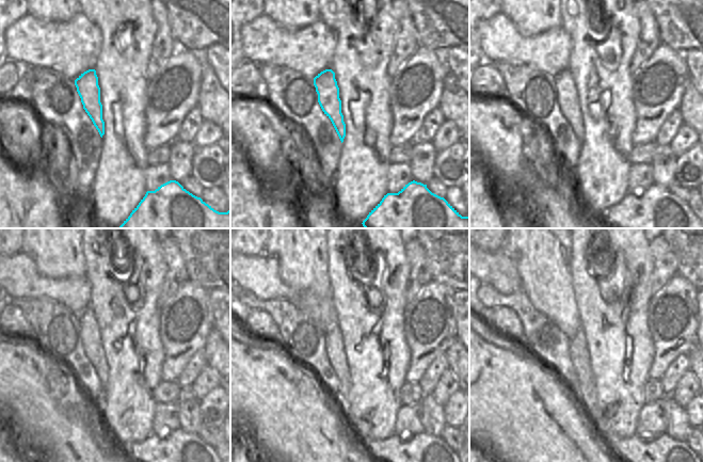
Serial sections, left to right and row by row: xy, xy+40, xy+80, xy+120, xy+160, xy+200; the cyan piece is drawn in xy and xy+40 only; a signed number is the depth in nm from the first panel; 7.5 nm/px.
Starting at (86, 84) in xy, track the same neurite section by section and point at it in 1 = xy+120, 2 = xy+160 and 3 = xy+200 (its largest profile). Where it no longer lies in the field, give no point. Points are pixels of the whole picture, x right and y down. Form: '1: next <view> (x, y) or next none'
1: next xy+120 (90, 331)
2: next xy+160 (333, 340)
3: next xy+200 (586, 393)

